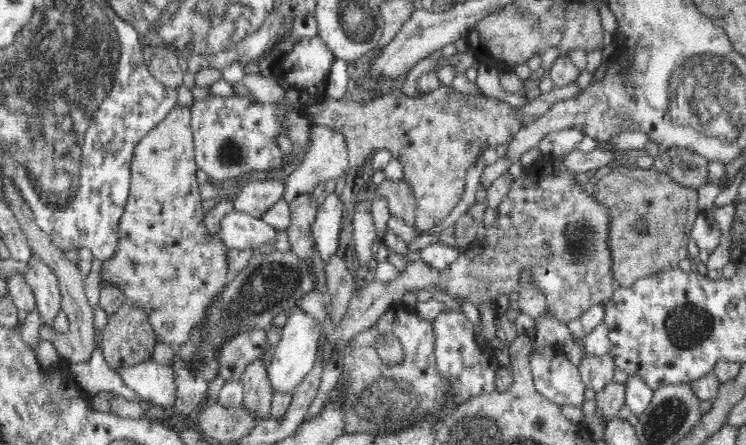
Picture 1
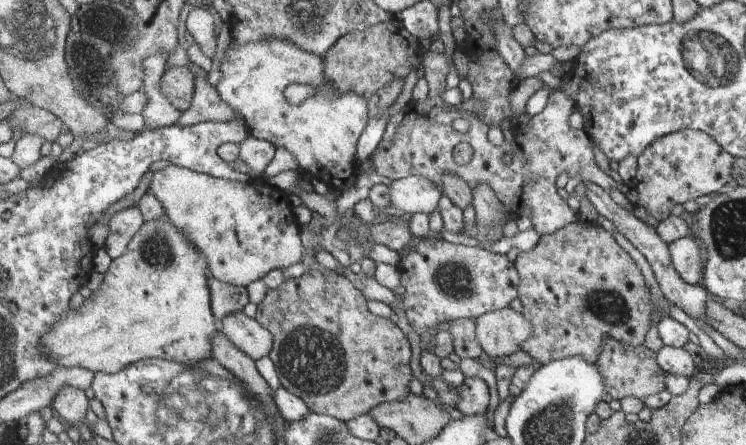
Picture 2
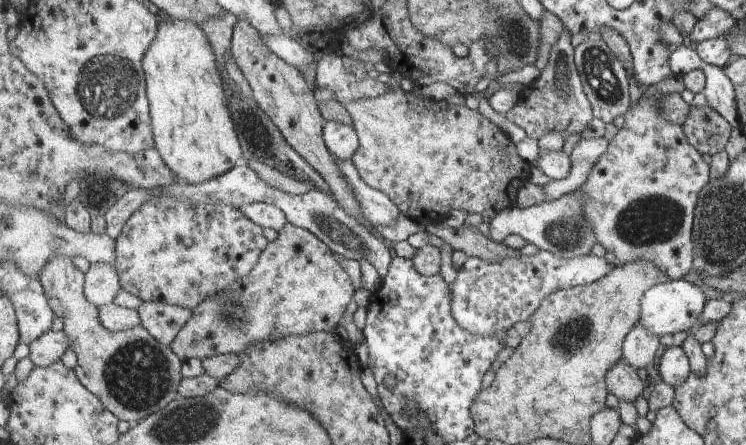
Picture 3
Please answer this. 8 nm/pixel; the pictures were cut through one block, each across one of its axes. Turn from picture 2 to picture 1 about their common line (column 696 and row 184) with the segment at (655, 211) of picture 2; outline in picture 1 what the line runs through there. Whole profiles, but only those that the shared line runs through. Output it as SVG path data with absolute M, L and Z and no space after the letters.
M178 102L143 140L135 147L131 163L131 184L128 202L117 224L117 243L111 257L100 264L98 290L106 287L120 289L125 302L145 312L155 342L180 348L194 340L194 332L208 328L208 310L224 295L232 280L228 245L220 232L212 233L205 226L206 212L200 196L197 171L195 139L192 130L191 106Z

